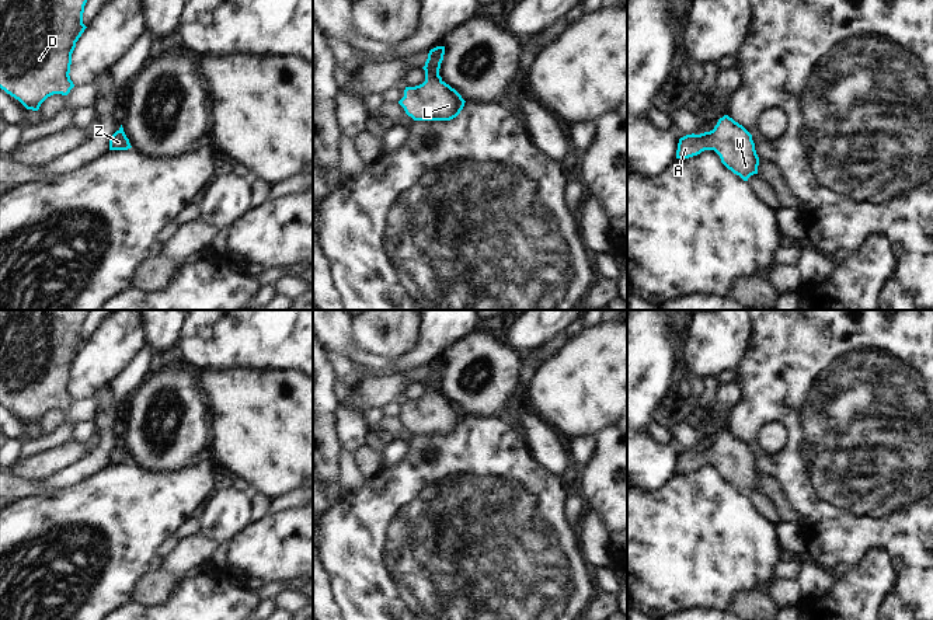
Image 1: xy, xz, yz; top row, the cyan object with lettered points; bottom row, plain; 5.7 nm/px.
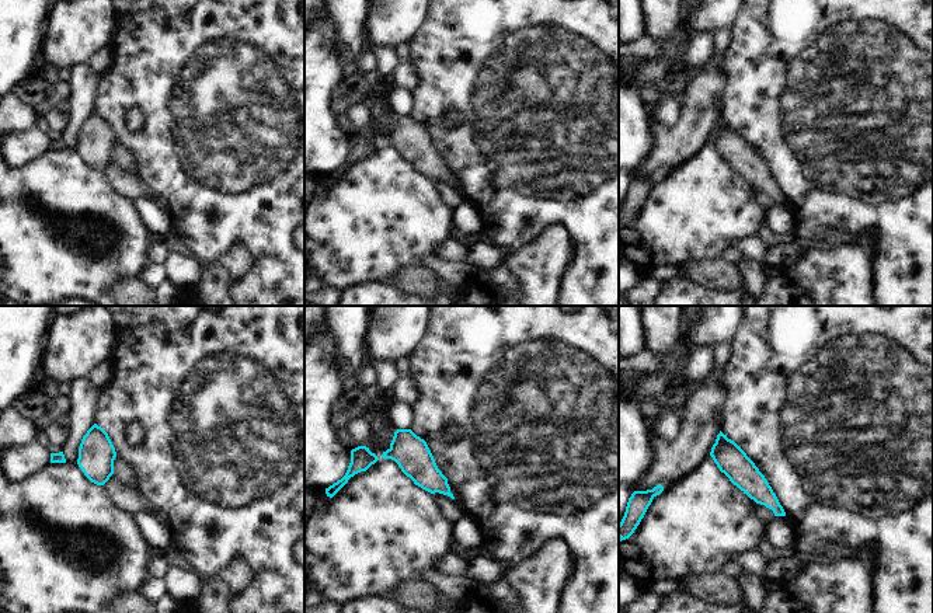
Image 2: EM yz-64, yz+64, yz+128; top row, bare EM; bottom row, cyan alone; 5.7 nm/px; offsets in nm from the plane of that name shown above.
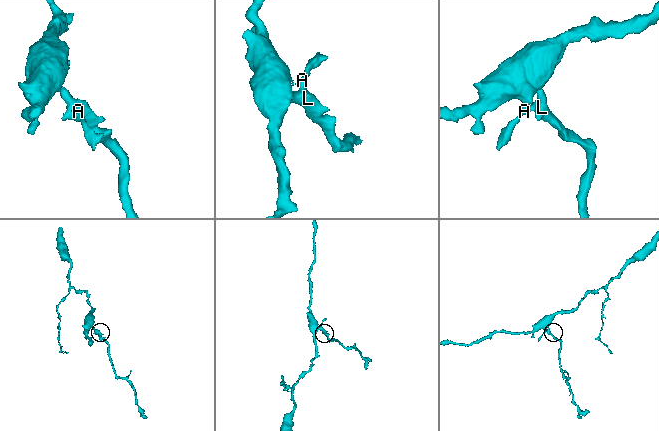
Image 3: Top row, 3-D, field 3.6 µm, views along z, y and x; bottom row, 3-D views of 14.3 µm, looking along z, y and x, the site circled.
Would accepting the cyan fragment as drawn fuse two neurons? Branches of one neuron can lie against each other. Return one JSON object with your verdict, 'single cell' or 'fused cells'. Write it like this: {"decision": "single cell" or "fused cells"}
{"decision": "single cell"}

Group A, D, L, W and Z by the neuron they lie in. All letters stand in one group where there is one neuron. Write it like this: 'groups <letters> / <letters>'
groups A D L W Z

